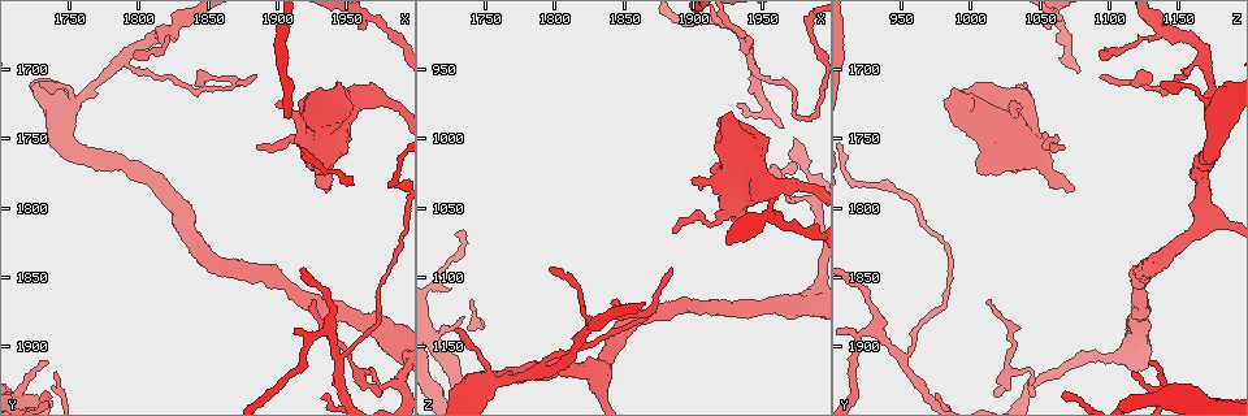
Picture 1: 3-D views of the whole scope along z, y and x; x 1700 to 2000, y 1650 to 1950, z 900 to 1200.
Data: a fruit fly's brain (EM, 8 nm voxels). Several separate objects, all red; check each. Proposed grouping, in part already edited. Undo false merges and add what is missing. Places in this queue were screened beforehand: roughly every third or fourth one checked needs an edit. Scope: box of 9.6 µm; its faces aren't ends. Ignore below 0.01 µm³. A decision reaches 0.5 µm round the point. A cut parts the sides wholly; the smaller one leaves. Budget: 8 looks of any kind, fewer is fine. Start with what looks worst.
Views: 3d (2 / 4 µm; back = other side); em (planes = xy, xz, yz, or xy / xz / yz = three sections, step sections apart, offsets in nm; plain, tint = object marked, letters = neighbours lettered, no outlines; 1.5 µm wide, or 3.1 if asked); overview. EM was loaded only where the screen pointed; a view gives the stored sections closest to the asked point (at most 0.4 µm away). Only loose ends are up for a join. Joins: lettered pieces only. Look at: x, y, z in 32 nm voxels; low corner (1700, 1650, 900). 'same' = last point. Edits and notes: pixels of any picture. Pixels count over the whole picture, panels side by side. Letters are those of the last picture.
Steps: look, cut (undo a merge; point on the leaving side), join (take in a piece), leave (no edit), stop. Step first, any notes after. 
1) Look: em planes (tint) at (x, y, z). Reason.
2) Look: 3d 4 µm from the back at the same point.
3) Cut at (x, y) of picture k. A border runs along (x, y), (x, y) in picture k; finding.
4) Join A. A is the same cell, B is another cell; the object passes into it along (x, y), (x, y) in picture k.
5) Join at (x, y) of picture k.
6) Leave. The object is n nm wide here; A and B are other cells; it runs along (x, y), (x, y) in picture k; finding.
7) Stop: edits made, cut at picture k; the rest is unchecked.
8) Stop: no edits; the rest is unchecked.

Look: 3d 4 µm at (1726, 1710, 1138). Free end.

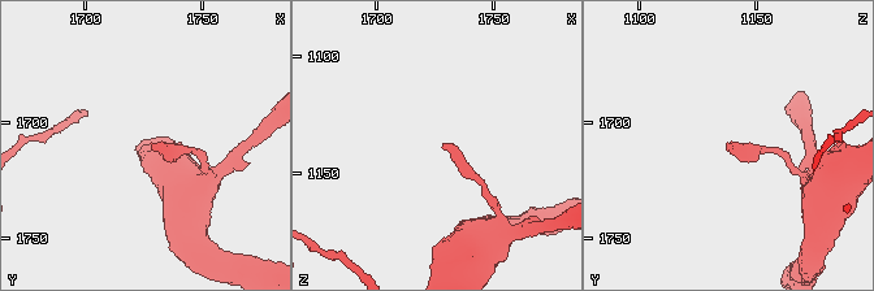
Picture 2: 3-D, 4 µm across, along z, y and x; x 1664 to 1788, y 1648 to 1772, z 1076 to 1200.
Look: em xy step 8 (letters) at (1729, 1709, 1138).

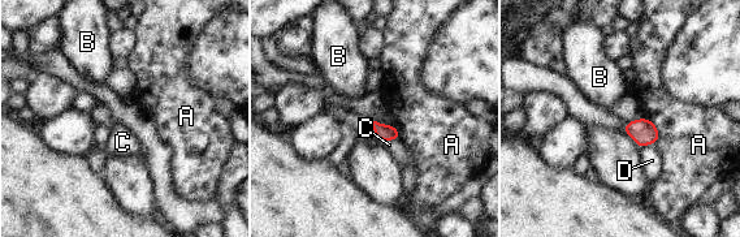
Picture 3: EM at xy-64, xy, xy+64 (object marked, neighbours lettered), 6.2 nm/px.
Leave. The object is 100 nm wide here; A, B, C and D are other cells; a border runs along (375, 136), (379, 139), (398, 139) in picture 3; none of them fits.

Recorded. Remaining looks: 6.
Look: em planes (tint) at (1884, 1758, 1068). An open end.

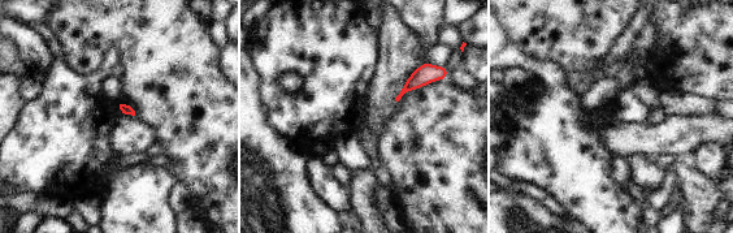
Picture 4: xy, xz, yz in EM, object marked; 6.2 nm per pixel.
Look: em planes (letters) at the same point. See the neighbours.

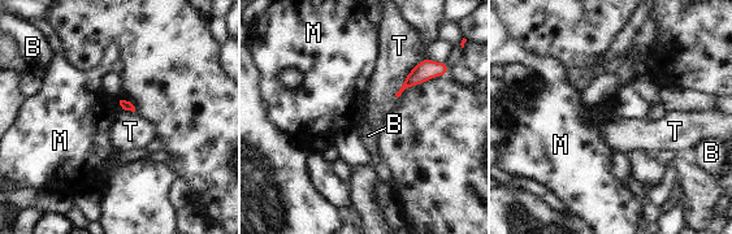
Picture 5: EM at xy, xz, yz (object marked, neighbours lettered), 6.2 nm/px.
Leave. The longest contact is with T, 300 nm; B, M and T are other cells; a border runs along (118, 100), (120, 104) in picture 5; no lettered piece goes on from it.

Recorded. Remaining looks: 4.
Look: em yz step 8 (tint) at (1982, 1926, 1042). Sharp bend.

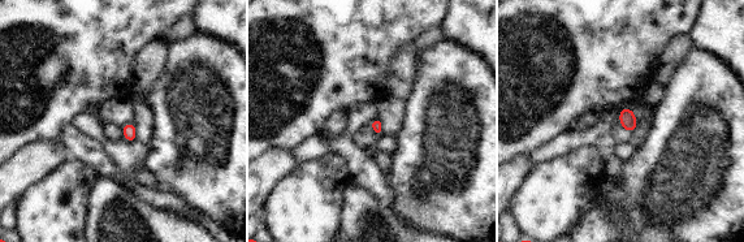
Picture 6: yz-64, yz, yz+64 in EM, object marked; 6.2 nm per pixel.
Look: em planes (letters) at the same point.

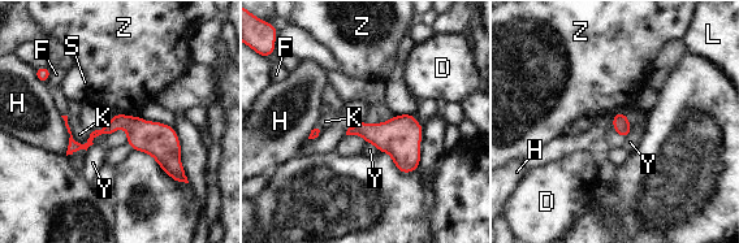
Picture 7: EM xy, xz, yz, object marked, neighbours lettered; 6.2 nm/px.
Leave. D, F, H, K, L, S, Y and Z are other cells; it runs along (70, 144), (130, 124), (176, 174) in picture 7; continuous, no second cell.

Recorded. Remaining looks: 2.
Stop: no edits; the rest is unchecked.

